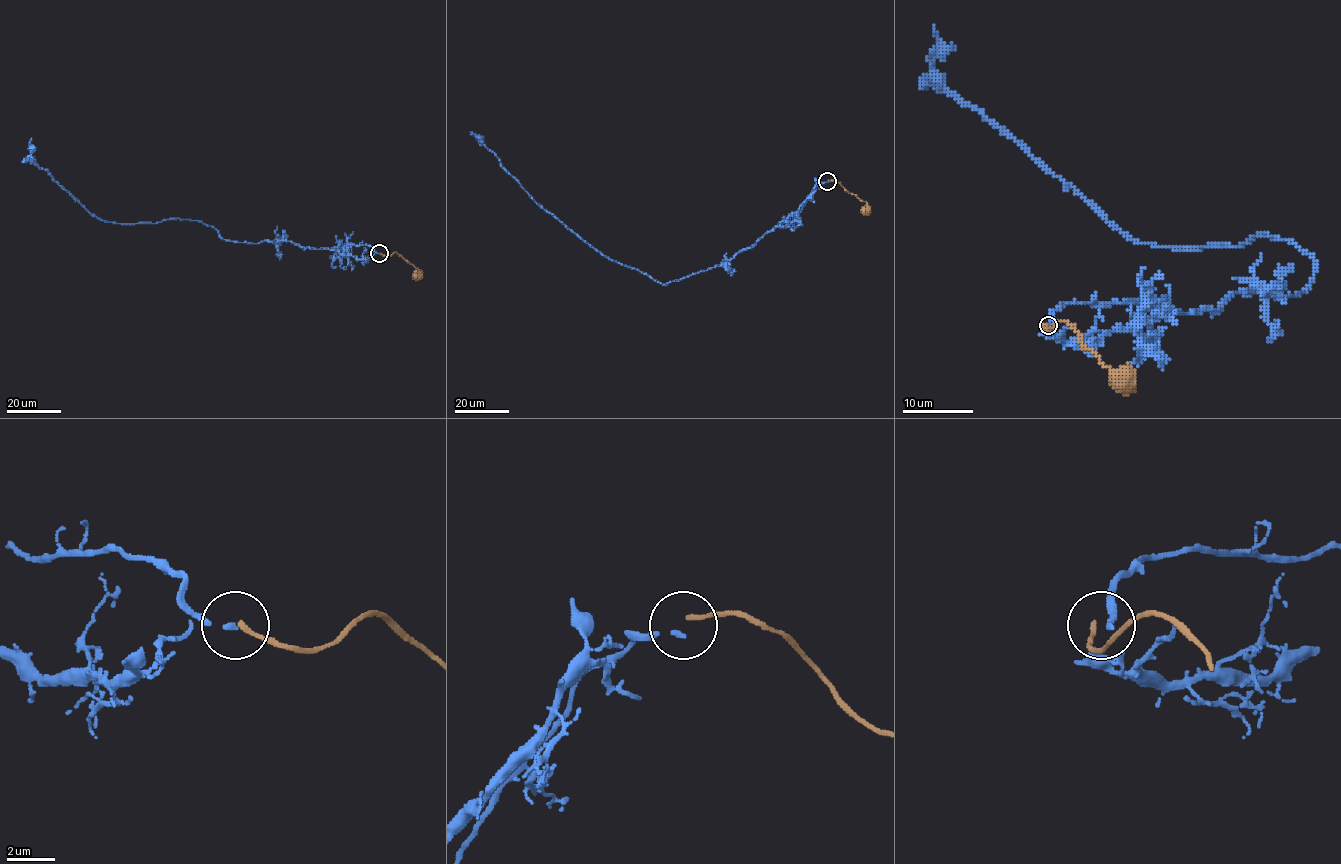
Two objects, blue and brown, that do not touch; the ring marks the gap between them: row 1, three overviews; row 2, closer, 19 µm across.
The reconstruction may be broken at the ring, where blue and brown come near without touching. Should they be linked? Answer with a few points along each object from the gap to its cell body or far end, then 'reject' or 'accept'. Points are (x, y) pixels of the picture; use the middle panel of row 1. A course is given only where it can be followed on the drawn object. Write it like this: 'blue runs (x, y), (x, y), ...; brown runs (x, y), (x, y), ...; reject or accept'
blue runs (827, 182), (815, 188), (797, 215), (787, 216), (723, 265), (662, 284), (605, 256), (546, 212), (480, 137); brown runs (828, 180), (837, 181), (866, 202), (866, 211); accept

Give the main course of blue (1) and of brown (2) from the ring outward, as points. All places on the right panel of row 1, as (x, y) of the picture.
1: (1049, 325), (1297, 295), (1315, 260), (1269, 234), (1135, 242), (945, 88), (933, 24)
2: (1046, 325), (1047, 332), (1060, 321), (1067, 321), (1081, 343), (1111, 371), (1112, 379), (1119, 387), (1125, 383)

